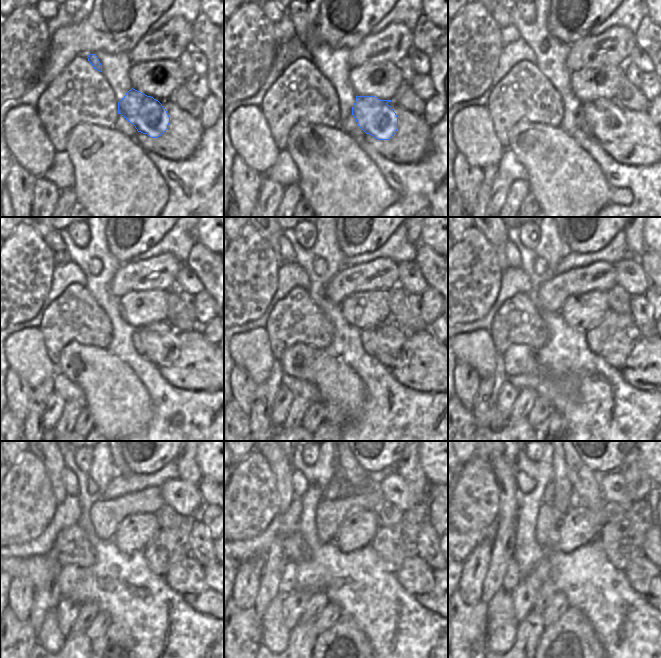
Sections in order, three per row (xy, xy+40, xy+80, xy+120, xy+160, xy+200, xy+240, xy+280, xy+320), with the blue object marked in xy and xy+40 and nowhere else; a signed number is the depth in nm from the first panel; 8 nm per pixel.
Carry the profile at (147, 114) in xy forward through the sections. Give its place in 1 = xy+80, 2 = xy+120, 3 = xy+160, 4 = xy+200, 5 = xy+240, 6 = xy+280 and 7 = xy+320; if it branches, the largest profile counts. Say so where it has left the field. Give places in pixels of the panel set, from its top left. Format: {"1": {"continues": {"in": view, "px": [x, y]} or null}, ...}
{"1": {"continues": {"in": "xy+80", "px": [605, 118]}}, "2": {"continues": {"in": "xy+120", "px": [160, 342]}}, "3": {"continues": {"in": "xy+160", "px": [386, 341]}}, "4": {"continues": {"in": "xy+200", "px": [613, 339]}}, "5": {"continues": {"in": "xy+240", "px": [168, 555]}}, "6": {"continues": {"in": "xy+280", "px": [395, 545]}}, "7": {"continues": {"in": "xy+320", "px": [622, 542]}}}

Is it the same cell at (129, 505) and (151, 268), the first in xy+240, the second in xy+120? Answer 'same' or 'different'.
same

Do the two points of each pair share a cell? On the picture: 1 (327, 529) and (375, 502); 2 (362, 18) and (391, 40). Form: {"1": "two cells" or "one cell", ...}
{"1": "one cell", "2": "two cells"}

